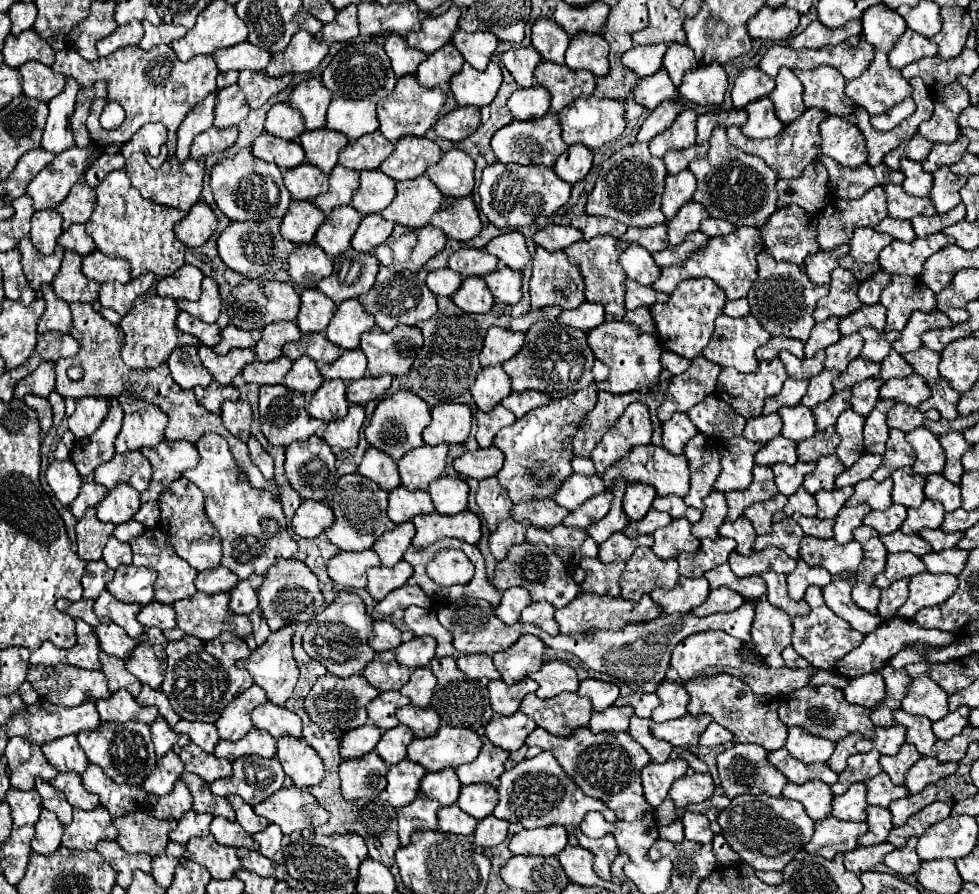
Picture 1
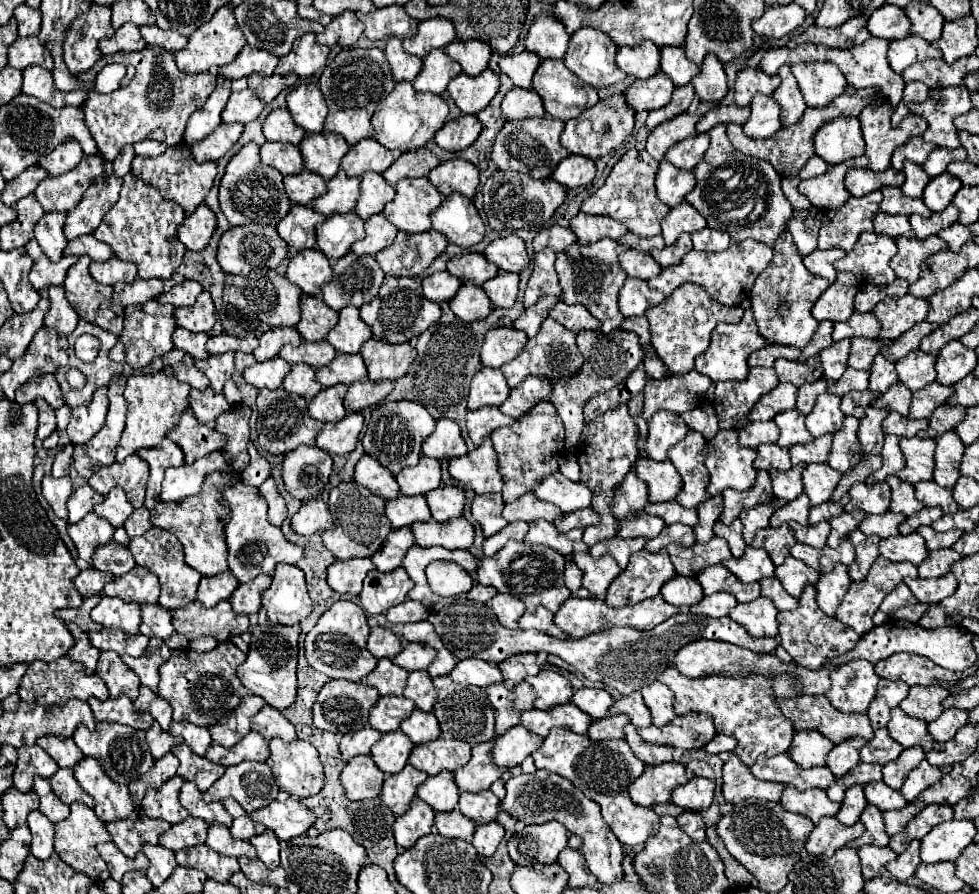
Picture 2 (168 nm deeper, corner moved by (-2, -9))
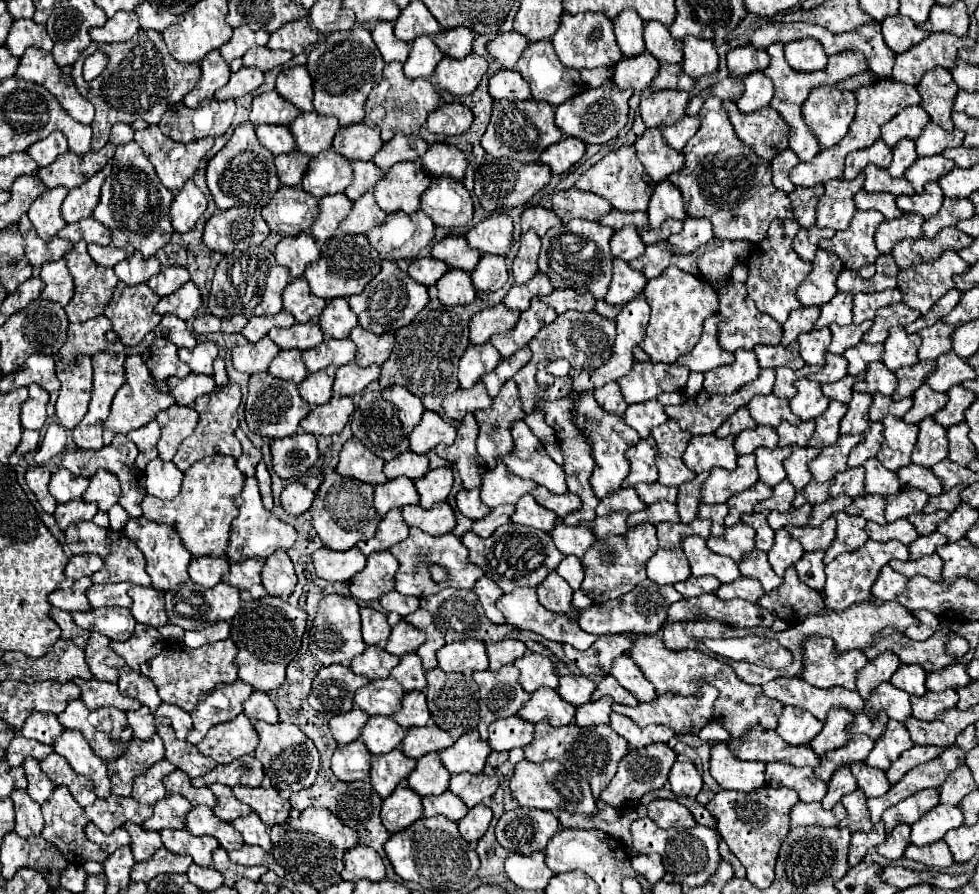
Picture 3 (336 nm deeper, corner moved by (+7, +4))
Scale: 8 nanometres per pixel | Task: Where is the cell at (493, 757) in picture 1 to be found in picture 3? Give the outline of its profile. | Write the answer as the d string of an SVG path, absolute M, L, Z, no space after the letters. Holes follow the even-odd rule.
M469 731L461 735L449 749L443 749L439 753L441 763L451 775L457 773L481 773L485 767L485 759L491 753L491 747L487 741L479 739L477 731Z

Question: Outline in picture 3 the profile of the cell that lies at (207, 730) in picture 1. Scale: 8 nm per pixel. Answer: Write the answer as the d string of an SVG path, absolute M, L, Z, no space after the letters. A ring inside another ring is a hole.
M161 703L159 709L155 711L157 717L169 717L171 719L171 727L175 729L175 735L177 739L185 741L187 733L191 731L193 723L191 723L191 715L183 709L179 709L177 705L171 705L171 703Z

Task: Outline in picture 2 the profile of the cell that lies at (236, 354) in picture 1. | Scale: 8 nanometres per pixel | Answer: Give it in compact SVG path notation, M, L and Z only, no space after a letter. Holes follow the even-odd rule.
M234 352L210 356L208 360L196 360L196 366L210 380L212 390L220 394L222 388L224 388L224 384L226 384L226 380L234 372Z

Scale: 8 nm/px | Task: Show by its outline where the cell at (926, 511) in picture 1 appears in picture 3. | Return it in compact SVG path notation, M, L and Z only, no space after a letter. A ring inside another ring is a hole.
M901 489L897 495L889 495L885 499L887 499L885 519L887 523L891 523L901 517L909 517L911 513L923 511L929 495L925 495L925 491L921 489Z

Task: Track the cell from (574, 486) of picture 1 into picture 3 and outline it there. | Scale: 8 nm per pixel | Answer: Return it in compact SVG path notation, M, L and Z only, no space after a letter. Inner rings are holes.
M523 421L513 423L513 451L503 455L503 463L513 475L531 479L537 485L547 487L551 493L565 493L565 475L563 469L545 453L539 439L525 427Z

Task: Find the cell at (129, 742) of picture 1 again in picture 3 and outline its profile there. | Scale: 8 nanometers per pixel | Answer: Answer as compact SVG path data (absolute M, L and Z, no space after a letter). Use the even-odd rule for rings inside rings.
M75 699L61 715L57 715L57 719L63 723L65 729L75 729L83 733L93 753L103 761L117 759L121 753L125 753L133 737L125 713L115 707L89 711L81 699Z

